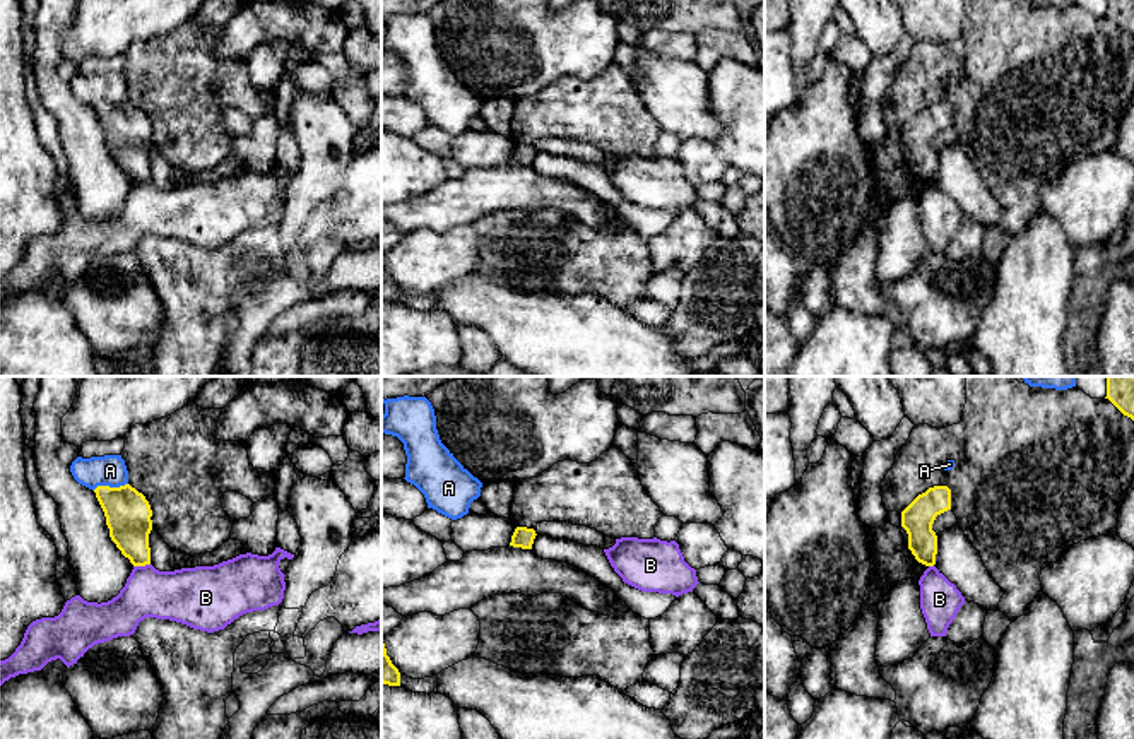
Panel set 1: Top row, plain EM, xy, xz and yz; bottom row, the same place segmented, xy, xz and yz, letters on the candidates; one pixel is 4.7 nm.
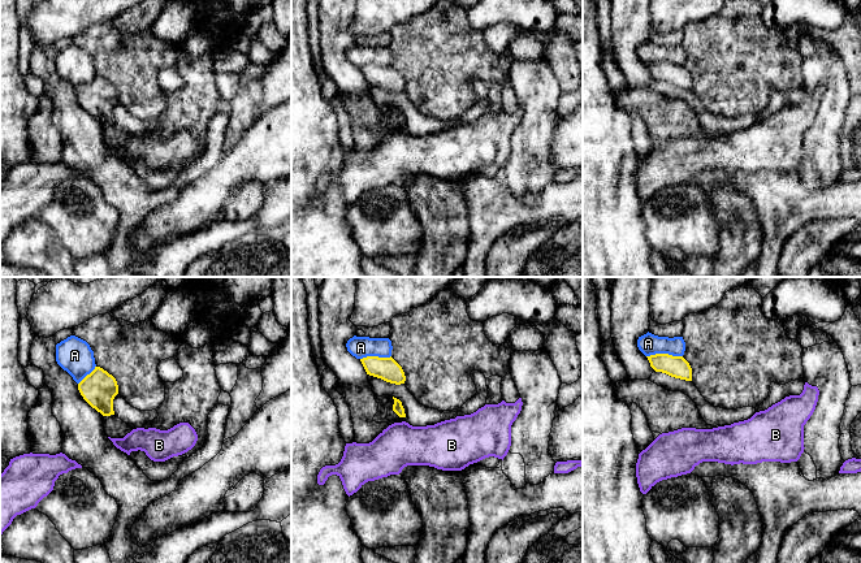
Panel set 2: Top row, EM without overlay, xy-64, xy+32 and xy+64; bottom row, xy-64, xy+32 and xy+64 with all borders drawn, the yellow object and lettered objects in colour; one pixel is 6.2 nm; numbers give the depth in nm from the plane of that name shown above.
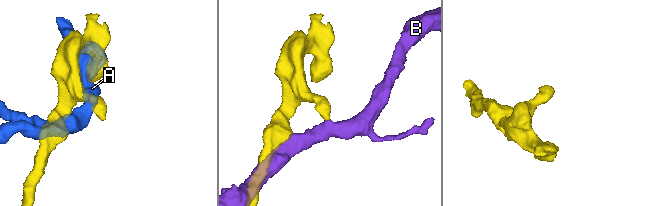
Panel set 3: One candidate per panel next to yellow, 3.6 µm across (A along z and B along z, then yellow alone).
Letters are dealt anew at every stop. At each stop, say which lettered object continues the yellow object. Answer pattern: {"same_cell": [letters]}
{"same_cell": []}

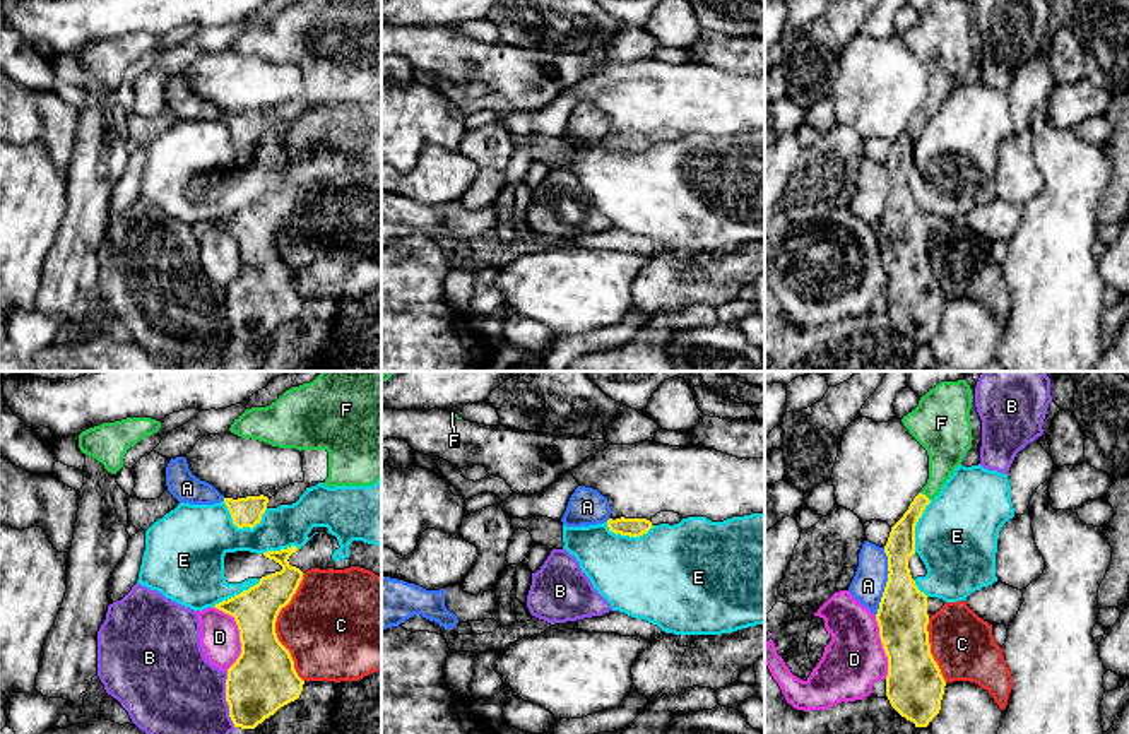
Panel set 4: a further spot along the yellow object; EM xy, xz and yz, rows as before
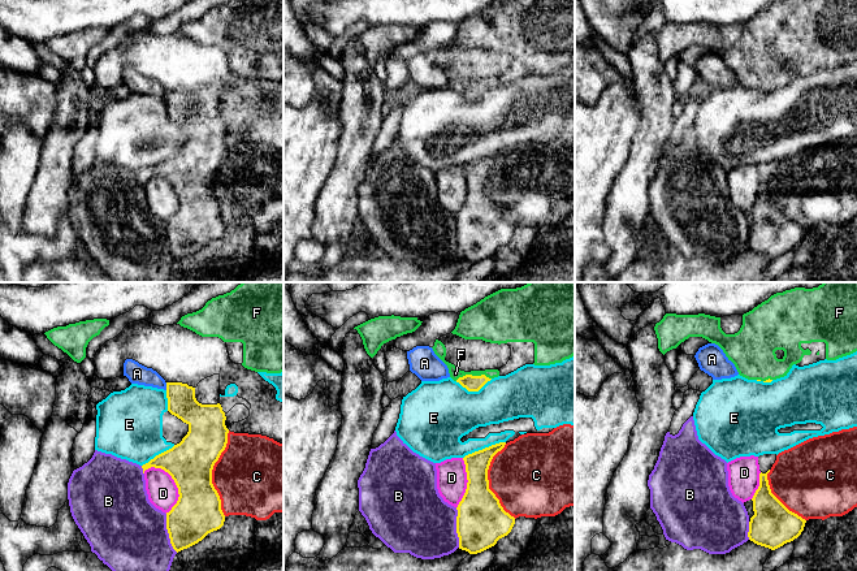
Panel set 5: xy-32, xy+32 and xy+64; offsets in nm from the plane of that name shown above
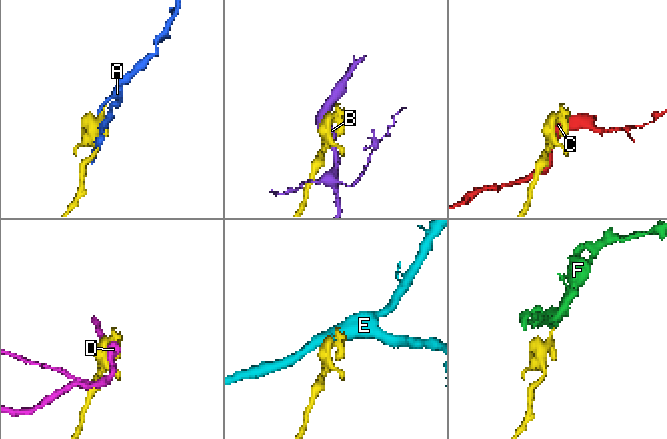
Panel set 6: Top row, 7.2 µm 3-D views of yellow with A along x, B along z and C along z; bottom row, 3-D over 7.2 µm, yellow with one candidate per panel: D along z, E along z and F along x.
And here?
{"same_cell": ["F"]}

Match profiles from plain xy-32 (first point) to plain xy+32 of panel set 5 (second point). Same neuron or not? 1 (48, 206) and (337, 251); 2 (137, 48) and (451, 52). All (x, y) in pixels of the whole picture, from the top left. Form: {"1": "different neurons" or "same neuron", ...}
{"1": "same neuron", "2": "same neuron"}

